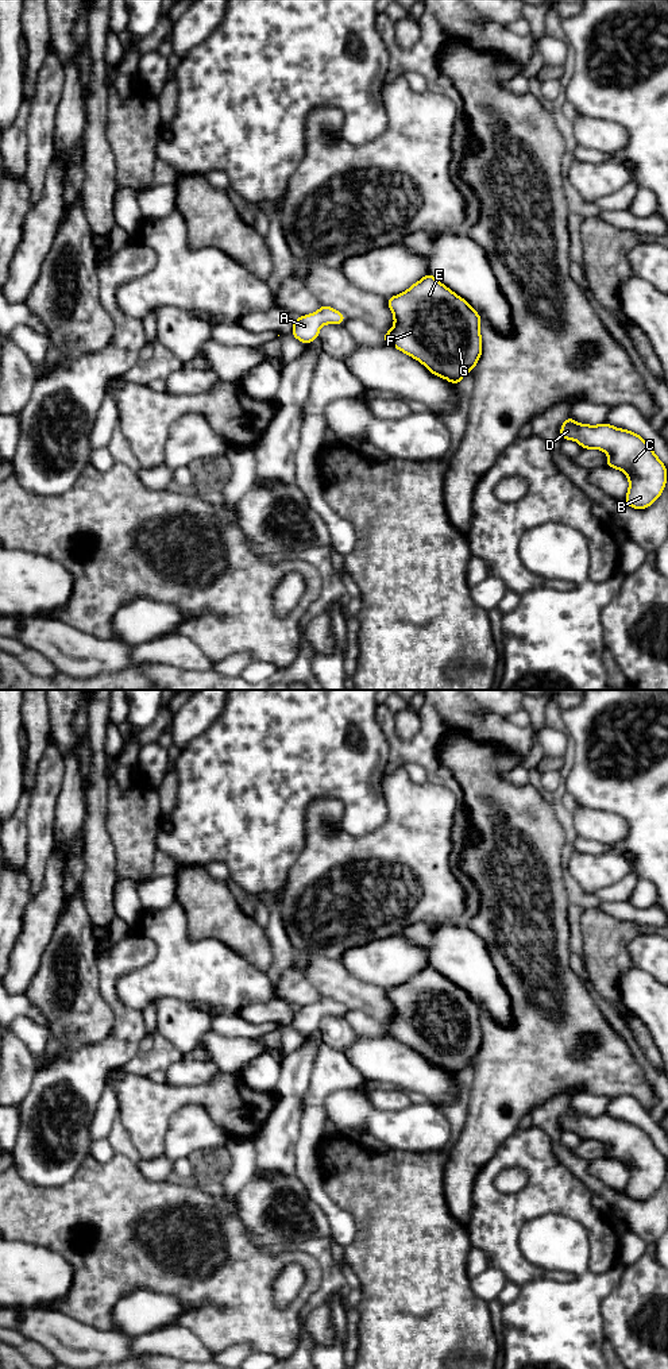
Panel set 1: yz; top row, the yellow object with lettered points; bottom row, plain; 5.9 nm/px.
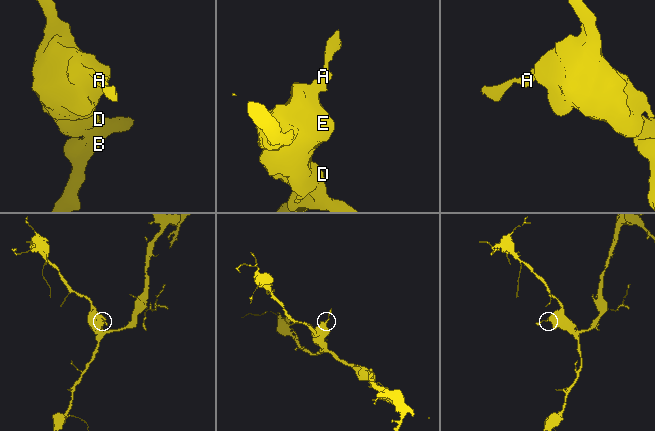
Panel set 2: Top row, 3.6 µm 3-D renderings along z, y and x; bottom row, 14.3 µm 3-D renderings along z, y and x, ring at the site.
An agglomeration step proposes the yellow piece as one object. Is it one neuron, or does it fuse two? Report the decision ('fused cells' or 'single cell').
single cell

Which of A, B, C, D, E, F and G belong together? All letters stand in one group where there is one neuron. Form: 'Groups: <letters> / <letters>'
Groups: A B C D E F G

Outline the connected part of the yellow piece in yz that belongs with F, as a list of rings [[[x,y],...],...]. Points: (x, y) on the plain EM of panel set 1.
[[[429,964],[403,984],[386,992],[394,1007],[393,1019],[382,1026],[386,1034],[453,1076],[457,1076],[468,1063],[474,1063],[482,1046],[482,1010],[464,990]]]

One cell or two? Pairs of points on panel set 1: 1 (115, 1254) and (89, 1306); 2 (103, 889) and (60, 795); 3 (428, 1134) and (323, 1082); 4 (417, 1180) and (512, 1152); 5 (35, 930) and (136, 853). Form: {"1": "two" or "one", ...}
{"1": "one", "2": "one", "3": "two", "4": "two", "5": "two"}

